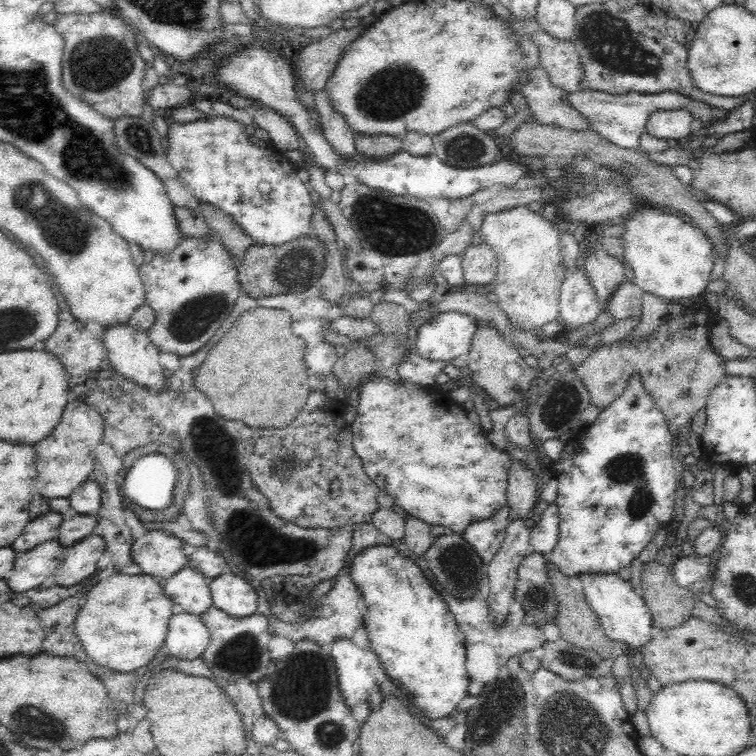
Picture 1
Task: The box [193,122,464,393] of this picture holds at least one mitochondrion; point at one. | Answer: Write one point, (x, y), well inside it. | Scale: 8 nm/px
(393, 228)

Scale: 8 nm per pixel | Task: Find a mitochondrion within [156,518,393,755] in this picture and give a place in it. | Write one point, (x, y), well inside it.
(301, 691)

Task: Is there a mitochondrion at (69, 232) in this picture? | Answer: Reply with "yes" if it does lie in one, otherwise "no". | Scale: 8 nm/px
yes

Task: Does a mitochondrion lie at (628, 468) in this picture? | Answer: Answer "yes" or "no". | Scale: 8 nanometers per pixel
yes

